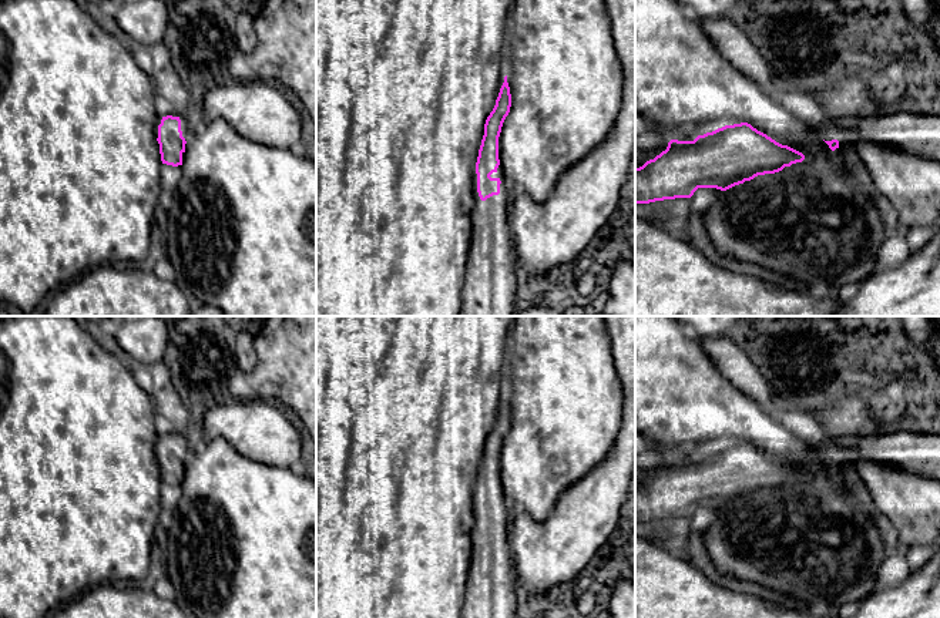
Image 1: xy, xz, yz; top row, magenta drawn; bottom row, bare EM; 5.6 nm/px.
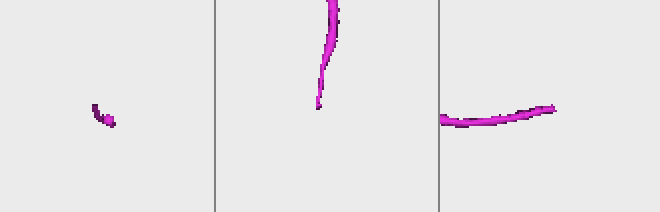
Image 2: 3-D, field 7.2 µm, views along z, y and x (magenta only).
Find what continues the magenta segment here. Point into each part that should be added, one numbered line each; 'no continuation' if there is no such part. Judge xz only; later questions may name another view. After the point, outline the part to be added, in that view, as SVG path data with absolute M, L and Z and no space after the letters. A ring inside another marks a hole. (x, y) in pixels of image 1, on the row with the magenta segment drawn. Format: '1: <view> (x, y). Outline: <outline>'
1: xz (490, 282). Outline: M498 165L497 171L490 175L498 178L500 194L481 201L477 192L477 174L473 178L474 209L471 214L473 234L469 259L466 263L464 283L461 289L460 316L517 316L516 292L517 292L517 266L518 259L510 235L508 216L514 191L506 181Z

